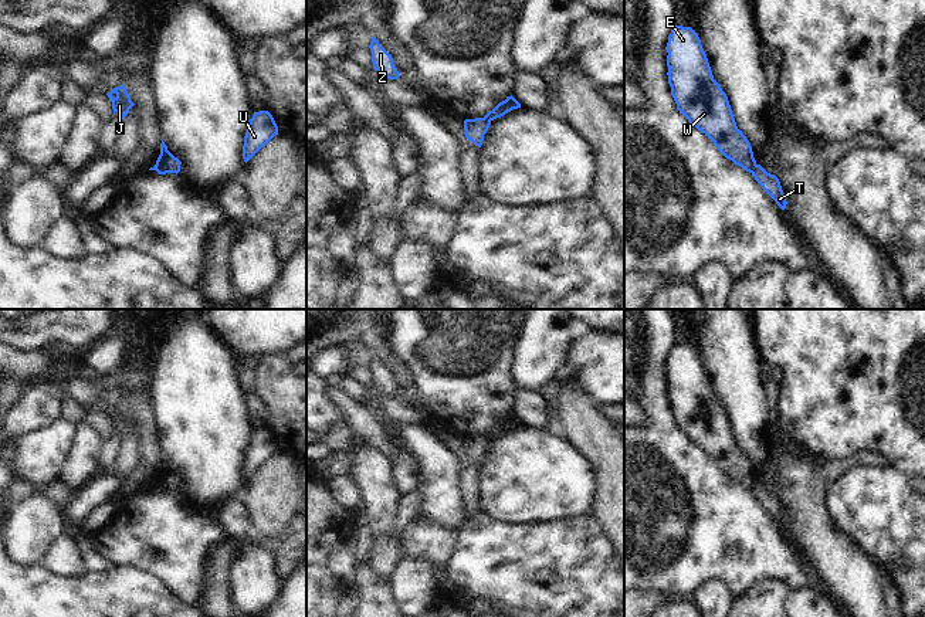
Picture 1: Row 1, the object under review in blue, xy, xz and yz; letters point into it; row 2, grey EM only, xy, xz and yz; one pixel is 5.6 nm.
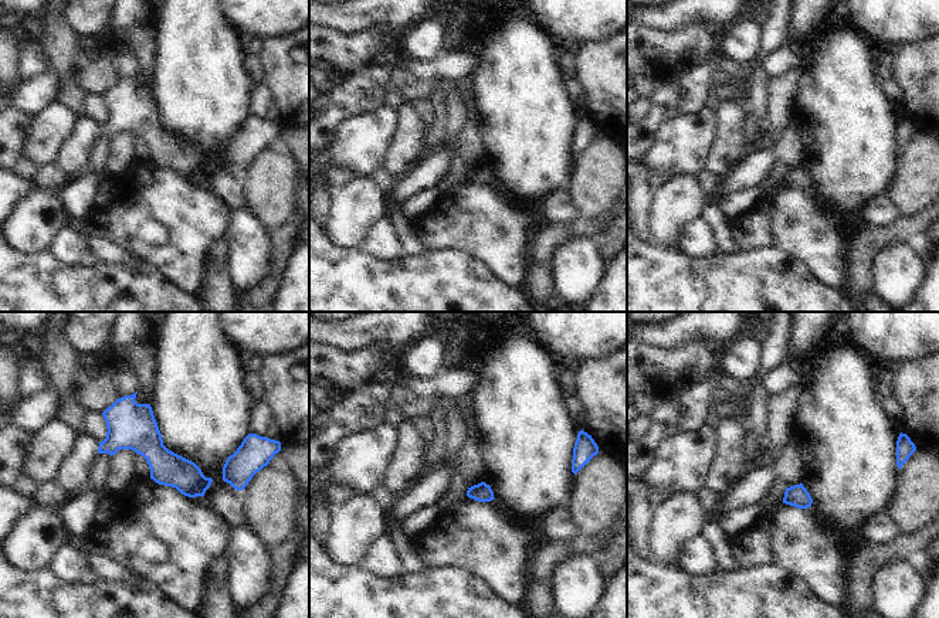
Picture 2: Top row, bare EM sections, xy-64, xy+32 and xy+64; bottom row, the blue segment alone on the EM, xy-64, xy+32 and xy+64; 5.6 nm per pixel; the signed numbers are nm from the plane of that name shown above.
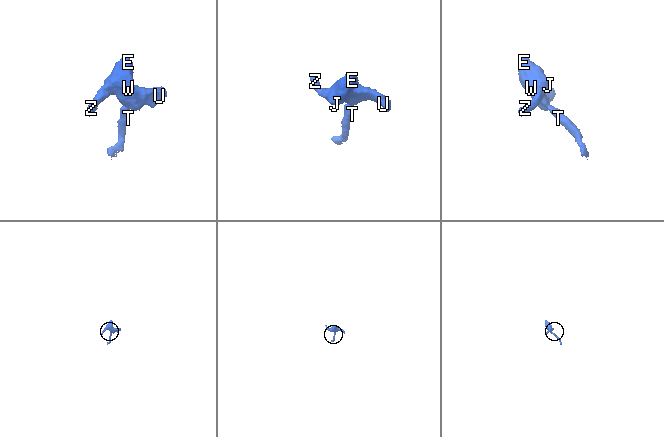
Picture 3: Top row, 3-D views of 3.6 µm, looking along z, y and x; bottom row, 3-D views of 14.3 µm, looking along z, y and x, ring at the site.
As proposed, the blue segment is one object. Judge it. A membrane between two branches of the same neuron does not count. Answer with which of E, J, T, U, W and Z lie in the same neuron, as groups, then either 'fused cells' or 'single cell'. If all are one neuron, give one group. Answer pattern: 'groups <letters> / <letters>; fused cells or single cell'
groups E J U W Z / T; fused cells

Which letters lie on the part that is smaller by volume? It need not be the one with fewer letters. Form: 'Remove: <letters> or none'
Remove: T.

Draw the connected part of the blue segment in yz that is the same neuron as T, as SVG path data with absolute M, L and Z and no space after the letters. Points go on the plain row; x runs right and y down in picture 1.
M755 482L750 491L762 506L776 519L776 522L785 528L787 519L779 496L775 492L768 491L760 482Z

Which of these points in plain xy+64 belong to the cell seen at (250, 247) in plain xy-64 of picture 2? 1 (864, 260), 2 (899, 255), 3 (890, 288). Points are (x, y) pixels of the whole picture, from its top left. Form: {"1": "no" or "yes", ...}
{"1": "no", "2": "yes", "3": "yes"}

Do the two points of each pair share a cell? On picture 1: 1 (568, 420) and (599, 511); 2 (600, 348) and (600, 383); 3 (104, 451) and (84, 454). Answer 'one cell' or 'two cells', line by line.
1: one cell
2: one cell
3: two cells

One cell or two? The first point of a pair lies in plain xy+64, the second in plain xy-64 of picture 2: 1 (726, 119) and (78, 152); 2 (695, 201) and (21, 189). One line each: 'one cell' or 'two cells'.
1: one cell
2: two cells

